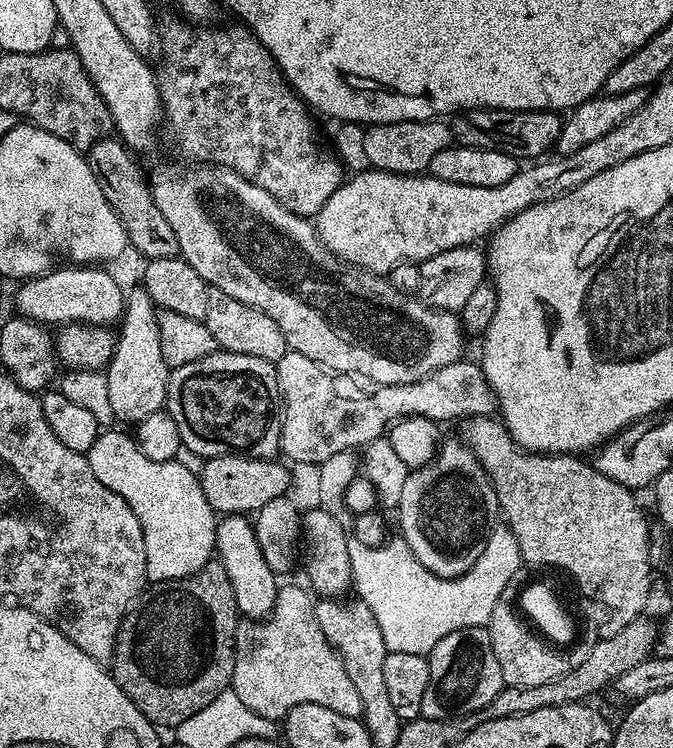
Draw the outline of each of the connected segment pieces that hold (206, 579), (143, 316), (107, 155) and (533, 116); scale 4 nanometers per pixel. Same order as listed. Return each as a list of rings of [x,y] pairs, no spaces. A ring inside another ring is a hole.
[[[219,559],[209,560],[207,566],[202,570],[198,570],[181,580],[167,580],[161,584],[152,584],[136,601],[135,605],[129,608],[128,613],[124,615],[124,621],[120,624],[120,633],[116,636],[116,653],[110,661],[112,677],[116,679],[120,689],[128,695],[130,702],[134,702],[134,706],[138,706],[138,710],[142,710],[142,714],[149,722],[161,729],[175,730],[192,715],[202,710],[203,707],[210,706],[220,694],[230,688],[234,674],[234,662],[236,661],[237,623],[238,613],[236,599],[234,598],[234,586],[230,586],[230,578],[226,575],[223,566],[220,565]]]
[[[142,286],[127,289],[124,315],[119,328],[116,349],[112,351],[106,369],[106,387],[110,393],[110,406],[114,410],[116,420],[135,422],[146,418],[146,414],[154,414],[165,407],[170,375],[168,364],[162,358],[158,309]]]
[[[105,138],[94,142],[86,155],[89,166],[94,170],[94,178],[98,178],[98,186],[102,186],[102,194],[106,194],[106,202],[110,202],[114,214],[122,222],[122,230],[126,230],[131,251],[144,256],[145,261],[180,256],[174,230],[170,230],[170,224],[166,218],[162,218],[162,212],[152,198],[149,183],[145,177],[144,180],[140,177],[137,157],[128,145],[119,138]]]
[[[469,110],[457,112],[451,117],[450,131],[456,144],[481,148],[482,150],[502,150],[502,154],[510,154],[517,162],[532,162],[543,157],[547,148],[555,145],[560,136],[562,120],[555,112],[542,110]]]

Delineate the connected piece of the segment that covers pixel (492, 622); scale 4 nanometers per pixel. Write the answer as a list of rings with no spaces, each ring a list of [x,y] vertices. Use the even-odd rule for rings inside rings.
[[[511,591],[504,592],[502,598],[494,606],[494,614],[488,619],[486,625],[490,634],[490,646],[494,646],[498,666],[502,666],[502,678],[505,685],[510,688],[521,688],[554,682],[554,678],[568,672],[566,658],[556,656],[556,651],[546,648],[541,643],[541,639],[528,626],[522,624],[513,600]]]

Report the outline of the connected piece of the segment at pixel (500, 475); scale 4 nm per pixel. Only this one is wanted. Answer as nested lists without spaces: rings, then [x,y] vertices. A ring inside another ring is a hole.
[[[495,415],[469,416],[459,425],[459,439],[478,458],[494,486],[500,503],[503,523],[518,542],[520,559],[528,564],[553,564],[576,579],[576,584],[588,596],[593,596],[601,609],[614,614],[614,624],[607,634],[618,634],[622,626],[645,611],[648,595],[652,592],[652,567],[654,561],[650,546],[654,536],[648,533],[648,520],[636,501],[633,489],[606,478],[596,469],[595,463],[576,454],[545,454],[528,452],[512,440],[503,420]]]

